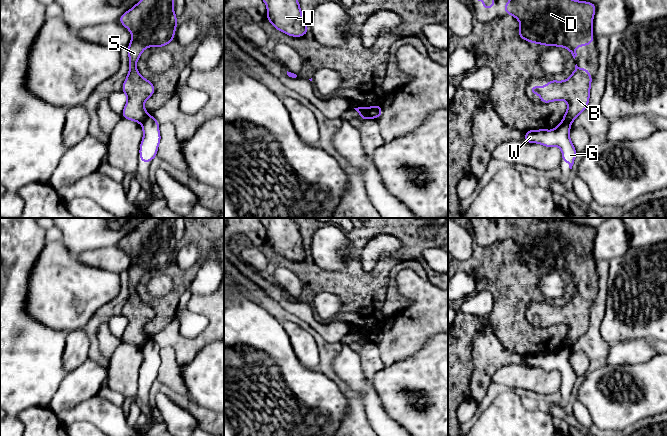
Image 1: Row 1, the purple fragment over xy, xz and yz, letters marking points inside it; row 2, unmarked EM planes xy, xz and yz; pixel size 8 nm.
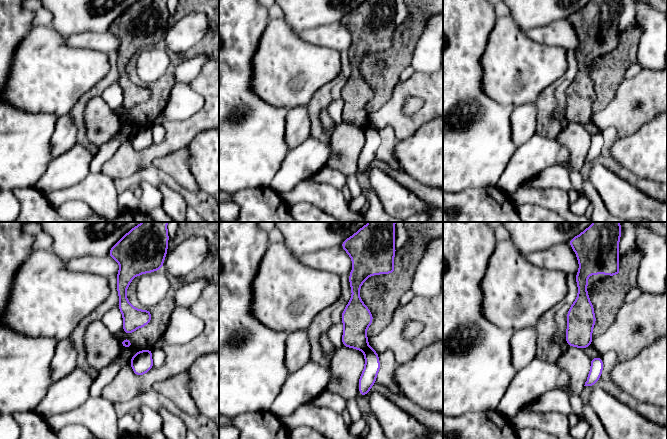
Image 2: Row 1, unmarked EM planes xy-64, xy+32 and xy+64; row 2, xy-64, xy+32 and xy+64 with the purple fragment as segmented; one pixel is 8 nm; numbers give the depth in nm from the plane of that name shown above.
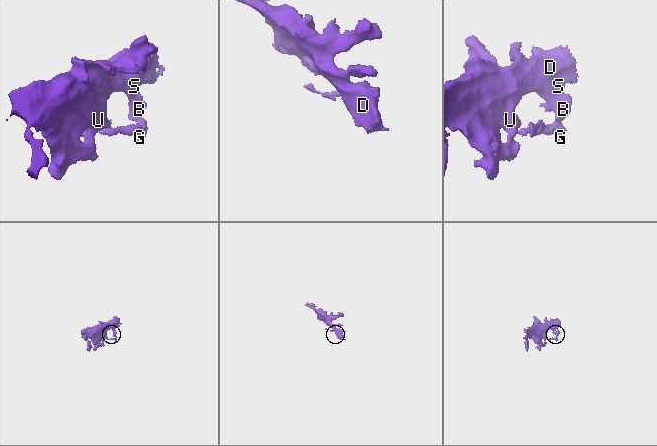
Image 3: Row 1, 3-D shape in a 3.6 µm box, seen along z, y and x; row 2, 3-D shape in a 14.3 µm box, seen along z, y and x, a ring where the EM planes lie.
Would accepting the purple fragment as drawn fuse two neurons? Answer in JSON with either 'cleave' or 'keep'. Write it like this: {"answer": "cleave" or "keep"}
{"answer": "keep"}

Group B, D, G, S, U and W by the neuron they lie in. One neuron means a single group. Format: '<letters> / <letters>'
B D G S U W

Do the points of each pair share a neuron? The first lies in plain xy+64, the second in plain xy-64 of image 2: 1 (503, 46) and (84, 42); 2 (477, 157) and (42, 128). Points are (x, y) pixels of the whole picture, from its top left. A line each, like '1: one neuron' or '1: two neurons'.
1: two neurons
2: one neuron

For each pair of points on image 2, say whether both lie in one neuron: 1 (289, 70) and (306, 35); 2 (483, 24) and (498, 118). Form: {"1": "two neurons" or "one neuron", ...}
{"1": "two neurons", "2": "one neuron"}

